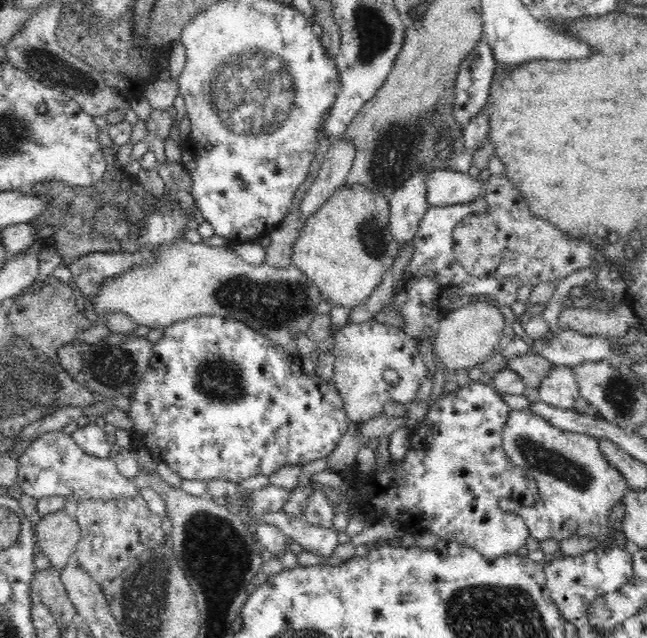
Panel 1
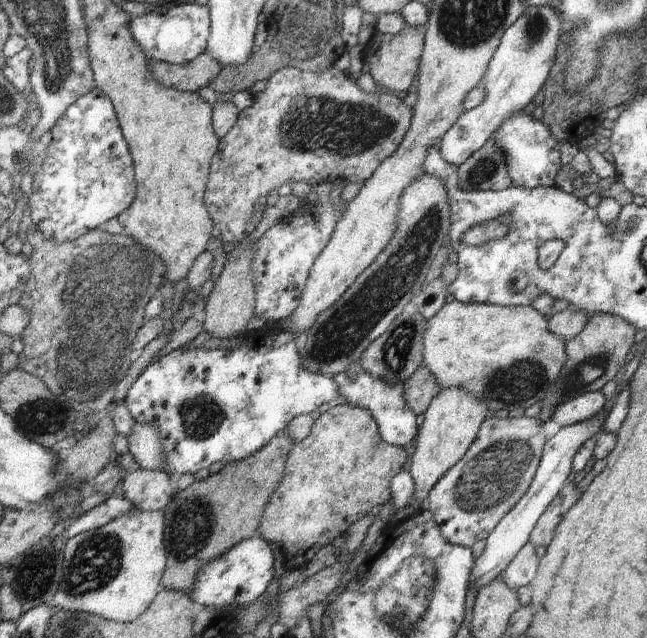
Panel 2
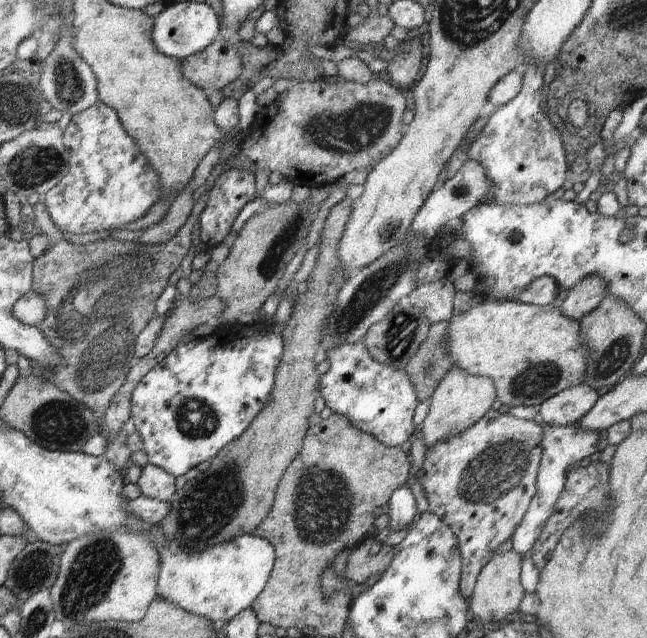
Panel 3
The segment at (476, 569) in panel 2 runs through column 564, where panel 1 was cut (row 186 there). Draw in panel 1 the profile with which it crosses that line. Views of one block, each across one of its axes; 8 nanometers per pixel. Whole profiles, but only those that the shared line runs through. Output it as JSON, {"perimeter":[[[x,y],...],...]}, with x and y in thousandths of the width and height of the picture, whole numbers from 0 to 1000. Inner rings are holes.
{"perimeter":[[[669,266],[660,274],[660,315],[668,324],[728,318],[748,307],[748,282],[713,268]]]}

